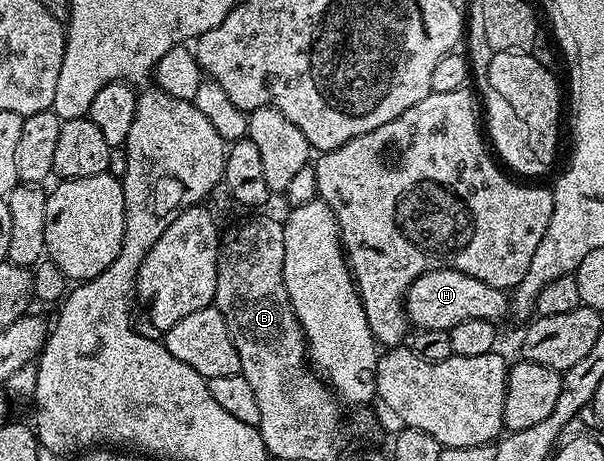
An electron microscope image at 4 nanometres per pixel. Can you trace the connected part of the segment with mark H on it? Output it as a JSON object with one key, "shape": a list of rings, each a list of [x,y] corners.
{"shape":[[[433,270],[417,278],[408,288],[404,314],[409,325],[418,330],[451,330],[456,324],[464,324],[464,320],[497,323],[498,318],[507,317],[509,308],[507,291],[484,284],[484,280],[476,280],[464,272]]]}

